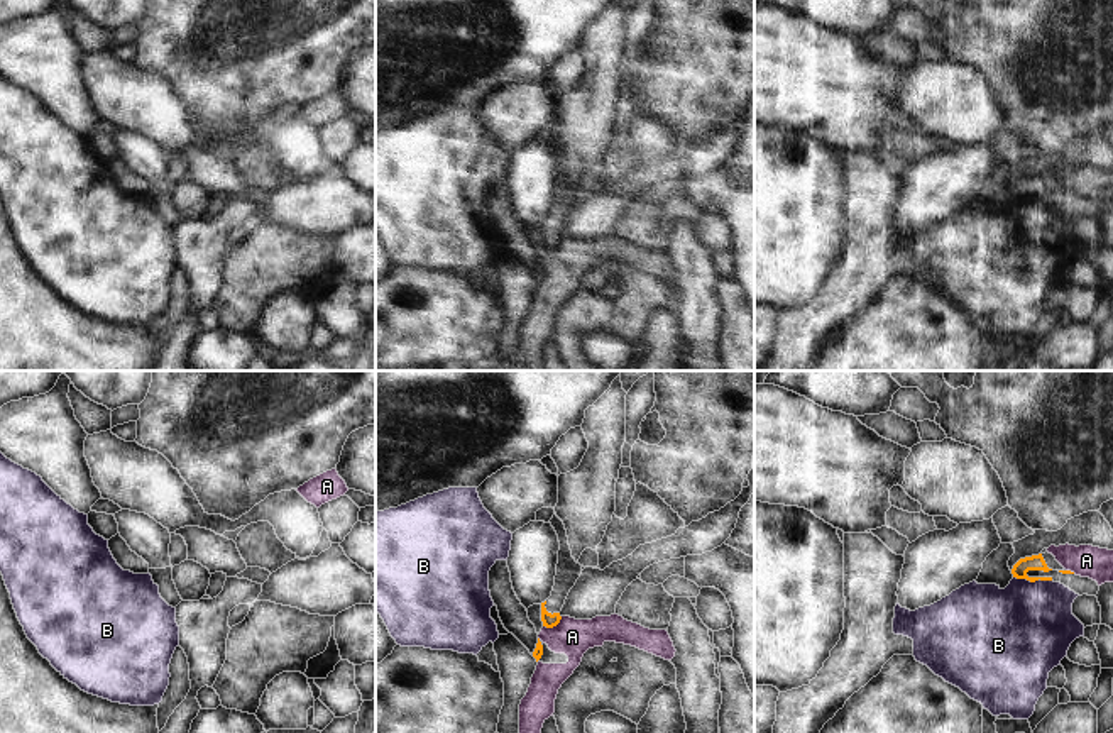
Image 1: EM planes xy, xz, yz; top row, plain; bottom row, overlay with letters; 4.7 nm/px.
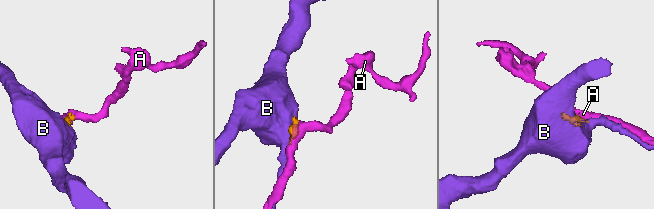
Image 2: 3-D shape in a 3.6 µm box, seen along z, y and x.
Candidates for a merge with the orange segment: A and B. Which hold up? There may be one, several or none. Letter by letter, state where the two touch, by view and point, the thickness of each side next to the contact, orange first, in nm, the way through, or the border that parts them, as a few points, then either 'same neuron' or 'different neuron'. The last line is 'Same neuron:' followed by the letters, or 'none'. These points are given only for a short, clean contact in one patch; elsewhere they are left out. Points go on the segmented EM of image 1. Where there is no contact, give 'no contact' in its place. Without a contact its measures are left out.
A: contact xz (553, 625); calibres 70 and 180 nm; border xz (562, 617), (555, 625), (543, 627); different neuron
B: contact yz (1032, 581); calibres 80 and 460 nm; border yz (1014, 576), (1030, 581), (1051, 581); different neuron
Same neuron: none

